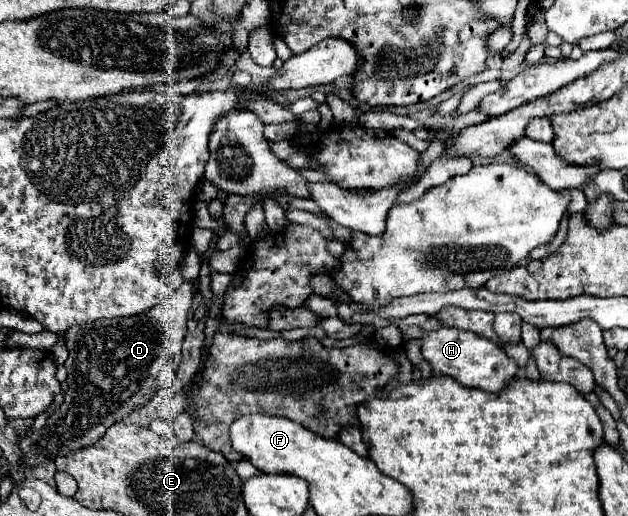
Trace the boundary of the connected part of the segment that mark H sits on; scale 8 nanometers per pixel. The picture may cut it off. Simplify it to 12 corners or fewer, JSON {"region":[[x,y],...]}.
{"region":[[422,335],[434,373],[498,393],[520,371],[494,341]]}

